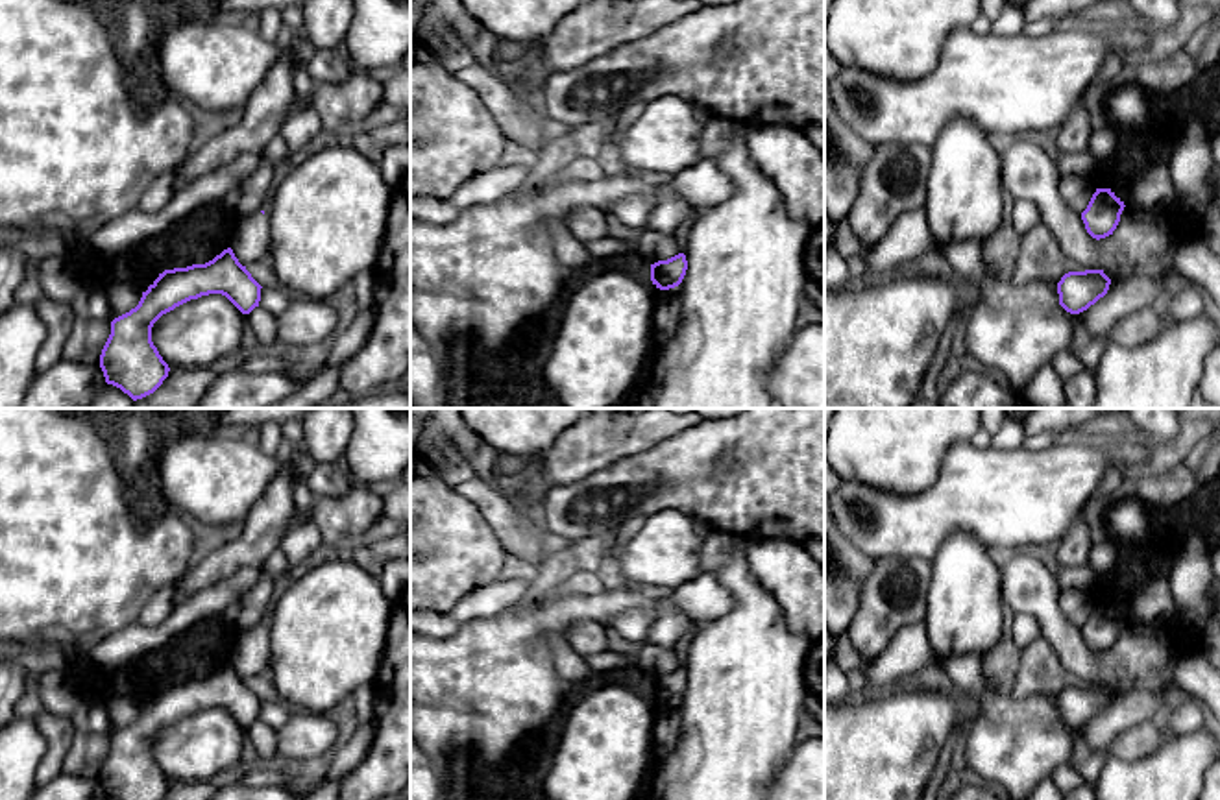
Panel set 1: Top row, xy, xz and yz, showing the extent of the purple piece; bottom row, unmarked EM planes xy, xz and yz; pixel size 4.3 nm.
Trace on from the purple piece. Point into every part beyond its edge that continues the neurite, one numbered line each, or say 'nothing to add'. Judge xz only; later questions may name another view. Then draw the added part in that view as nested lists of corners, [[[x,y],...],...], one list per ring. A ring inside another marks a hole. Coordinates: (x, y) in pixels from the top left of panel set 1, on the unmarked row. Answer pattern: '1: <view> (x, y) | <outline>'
nothing to add

